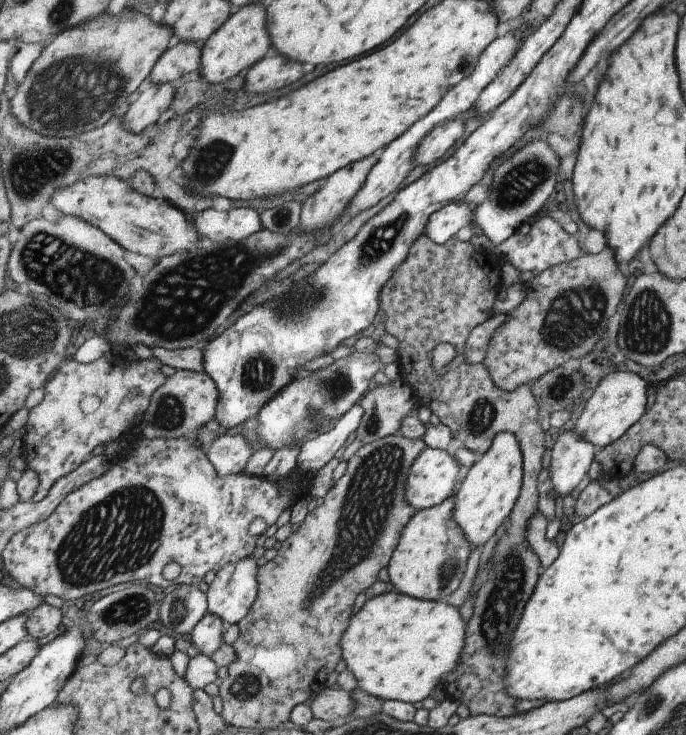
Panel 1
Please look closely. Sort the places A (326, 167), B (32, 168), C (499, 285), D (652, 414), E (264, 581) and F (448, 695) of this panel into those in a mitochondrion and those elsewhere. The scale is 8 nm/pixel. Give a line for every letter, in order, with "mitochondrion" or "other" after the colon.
A: other
B: mitochondrion
C: other
D: other
E: other
F: other

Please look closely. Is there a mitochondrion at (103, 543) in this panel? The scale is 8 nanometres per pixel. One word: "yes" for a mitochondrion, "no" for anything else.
yes

